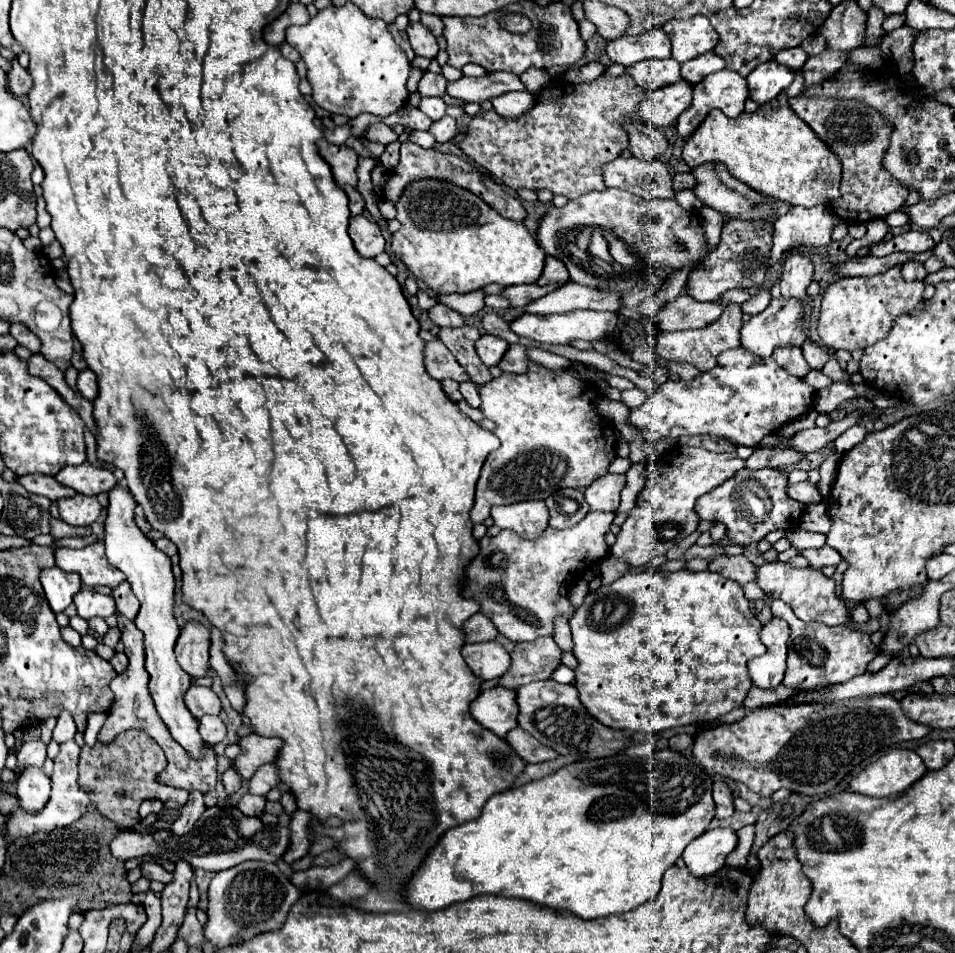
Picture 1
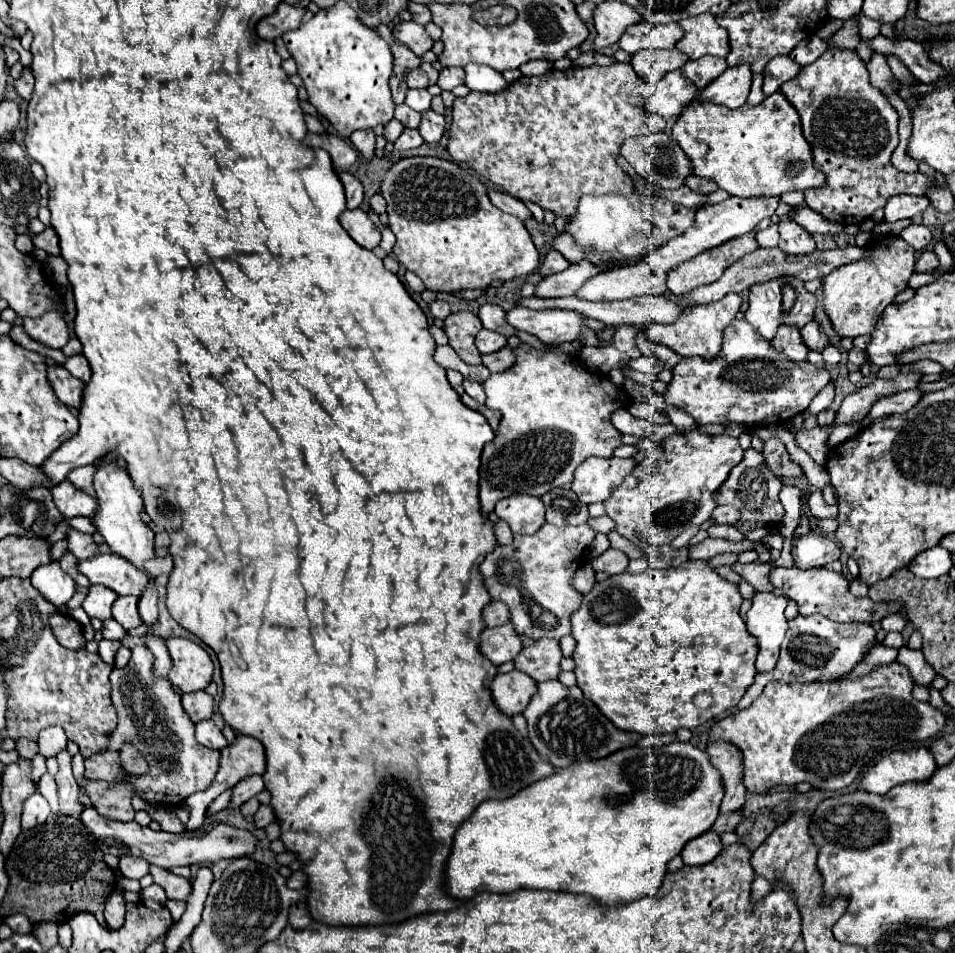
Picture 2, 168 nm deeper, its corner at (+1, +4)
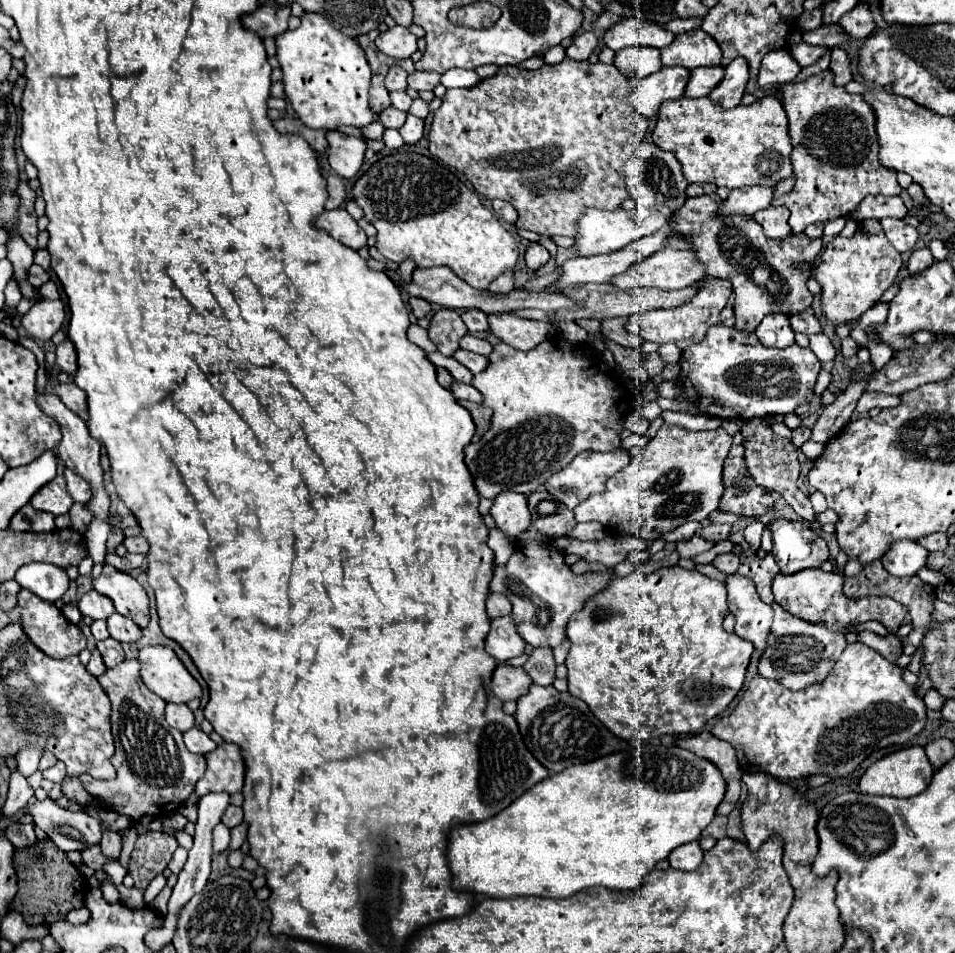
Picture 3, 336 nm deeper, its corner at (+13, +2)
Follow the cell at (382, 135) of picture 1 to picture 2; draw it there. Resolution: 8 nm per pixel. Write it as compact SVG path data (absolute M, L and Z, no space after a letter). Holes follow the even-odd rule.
M371 128L367 130L355 130L349 136L353 148L363 156L363 158L371 158L375 154L375 132Z

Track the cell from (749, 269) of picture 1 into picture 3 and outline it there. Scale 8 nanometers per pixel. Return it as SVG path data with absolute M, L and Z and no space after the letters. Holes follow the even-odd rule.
M665 248L661 252L651 254L651 258L645 258L643 262L637 262L623 274L611 278L613 286L619 286L621 290L631 290L631 288L661 288L661 290L679 290L685 286L695 284L705 276L705 268L701 262L697 262L695 252L691 250L673 250Z

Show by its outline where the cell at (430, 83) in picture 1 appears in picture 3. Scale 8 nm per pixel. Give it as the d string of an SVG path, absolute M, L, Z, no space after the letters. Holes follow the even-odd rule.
M393 66L385 76L385 88L389 92L405 90L407 88L407 72L403 68L399 68L399 66Z

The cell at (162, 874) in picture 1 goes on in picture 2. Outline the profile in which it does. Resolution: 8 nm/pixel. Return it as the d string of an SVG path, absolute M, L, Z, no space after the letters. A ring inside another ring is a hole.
M121 856L119 860L119 870L125 878L133 878L133 880L141 880L143 876L149 874L149 864L147 860L139 860L135 856Z

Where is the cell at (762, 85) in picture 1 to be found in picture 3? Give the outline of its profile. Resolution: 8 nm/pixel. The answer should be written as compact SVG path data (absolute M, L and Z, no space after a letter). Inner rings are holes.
M773 50L771 54L765 54L761 72L759 72L759 84L787 84L799 74L797 62L791 58L789 50Z

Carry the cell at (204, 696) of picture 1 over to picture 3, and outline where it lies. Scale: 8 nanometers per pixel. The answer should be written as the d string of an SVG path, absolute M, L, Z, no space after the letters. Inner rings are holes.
M167 704L165 708L165 720L169 726L185 732L189 728L193 728L193 712L187 708L187 704Z

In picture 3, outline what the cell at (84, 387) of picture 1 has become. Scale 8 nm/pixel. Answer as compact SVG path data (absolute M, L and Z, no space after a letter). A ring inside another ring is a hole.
M69 338L61 344L57 344L57 366L65 374L75 374L77 372L77 352L75 352L75 346Z

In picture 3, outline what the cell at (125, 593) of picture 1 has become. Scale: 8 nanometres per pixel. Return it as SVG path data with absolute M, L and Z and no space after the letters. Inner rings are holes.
M111 614L109 620L109 634L111 638L119 640L119 642L137 642L141 638L141 628L127 616L121 616L121 614Z

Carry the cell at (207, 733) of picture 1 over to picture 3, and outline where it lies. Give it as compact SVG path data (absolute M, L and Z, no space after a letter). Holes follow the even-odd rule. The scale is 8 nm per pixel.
M191 728L183 736L185 736L185 746L187 746L189 752L195 752L195 754L205 756L211 750L217 748L217 744L203 730L199 730L199 728Z

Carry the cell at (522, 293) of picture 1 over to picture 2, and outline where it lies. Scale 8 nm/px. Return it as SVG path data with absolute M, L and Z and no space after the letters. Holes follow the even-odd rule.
M583 260L583 262L579 262L579 264L571 264L567 270L543 278L543 280L535 286L535 296L539 296L539 298L571 296L571 294L577 292L591 276L599 274L601 270L603 270L603 268L595 268L595 266L589 264L587 260Z

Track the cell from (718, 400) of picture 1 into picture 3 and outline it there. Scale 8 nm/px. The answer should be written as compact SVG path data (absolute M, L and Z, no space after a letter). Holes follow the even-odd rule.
M723 324L711 326L711 330L707 330L703 342L689 346L683 352L679 366L681 366L679 380L681 380L683 394L677 400L693 402L699 406L699 410L703 414L709 414L709 416L739 418L739 420L769 418L773 414L789 414L797 406L811 402L815 380L817 380L817 374L821 368L817 356L811 352L811 348L801 348L797 344L791 344L783 350L767 348L759 342L759 338L755 334L743 334L743 332L723 326ZM767 392L781 392L781 396L771 398L771 396L767 396Z

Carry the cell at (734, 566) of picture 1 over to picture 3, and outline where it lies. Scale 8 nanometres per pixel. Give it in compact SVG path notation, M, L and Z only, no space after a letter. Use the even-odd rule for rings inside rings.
M767 554L763 560L753 558L751 562L741 564L741 566L739 566L739 574L753 578L753 582L755 582L755 586L757 586L757 590L759 590L761 600L767 602L767 604L773 604L771 582L773 582L773 578L779 574L779 566L777 566L777 562L775 562L775 558L773 558L771 554Z

